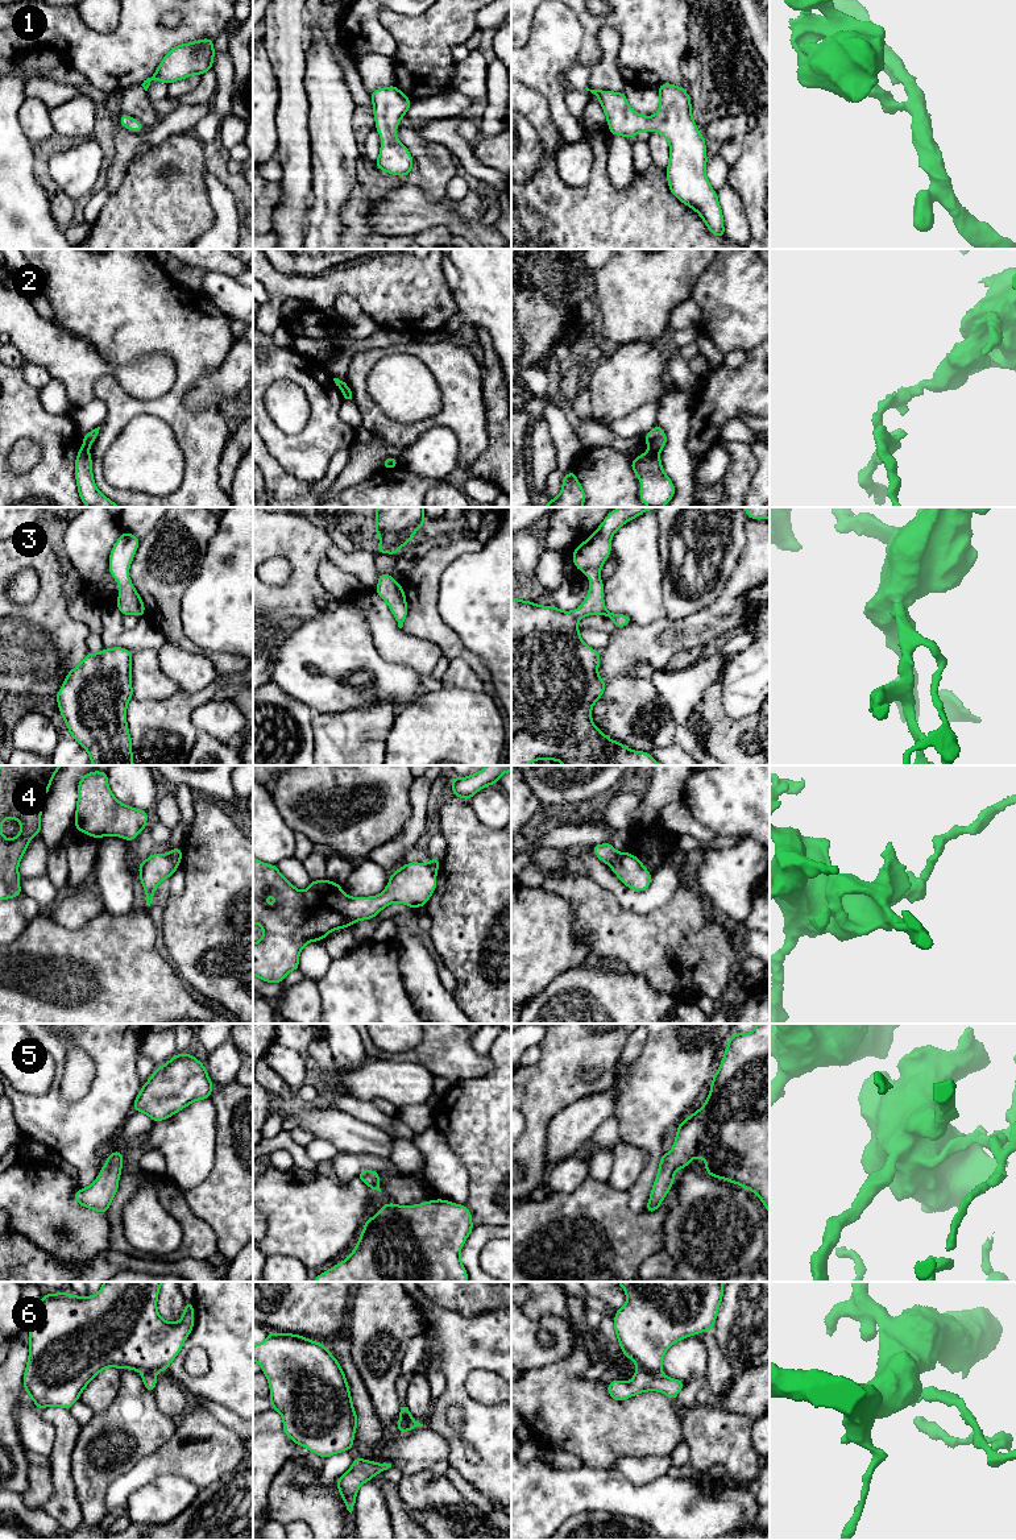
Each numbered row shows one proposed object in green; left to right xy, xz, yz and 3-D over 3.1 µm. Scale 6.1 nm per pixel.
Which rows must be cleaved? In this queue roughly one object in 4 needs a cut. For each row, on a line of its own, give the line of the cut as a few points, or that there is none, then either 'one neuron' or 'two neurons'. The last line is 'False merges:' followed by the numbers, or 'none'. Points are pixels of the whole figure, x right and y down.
1: no cut | one neuron
2: yz (650, 451), (656, 453) | two neurons
3: no cut | one neuron
4: xy (168, 854), (178, 864) | two neurons
5: no cut | one neuron
6: yz (638, 1366), (650, 1373), (660, 1374) | two neurons
False merges: 2, 4, 6

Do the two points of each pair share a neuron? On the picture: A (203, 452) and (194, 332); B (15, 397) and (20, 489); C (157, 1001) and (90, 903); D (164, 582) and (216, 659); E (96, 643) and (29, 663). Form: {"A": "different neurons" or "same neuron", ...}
{"A": "same neuron", "B": "same neuron", "C": "different neurons", "D": "same neuron", "E": "different neurons"}

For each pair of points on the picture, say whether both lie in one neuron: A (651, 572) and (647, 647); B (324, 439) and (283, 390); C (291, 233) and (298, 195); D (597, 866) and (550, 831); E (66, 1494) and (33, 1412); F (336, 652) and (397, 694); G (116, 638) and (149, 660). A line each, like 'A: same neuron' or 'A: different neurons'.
A: different neurons
B: different neurons
C: same neuron
D: different neurons
E: different neurons
F: same neuron
G: different neurons

